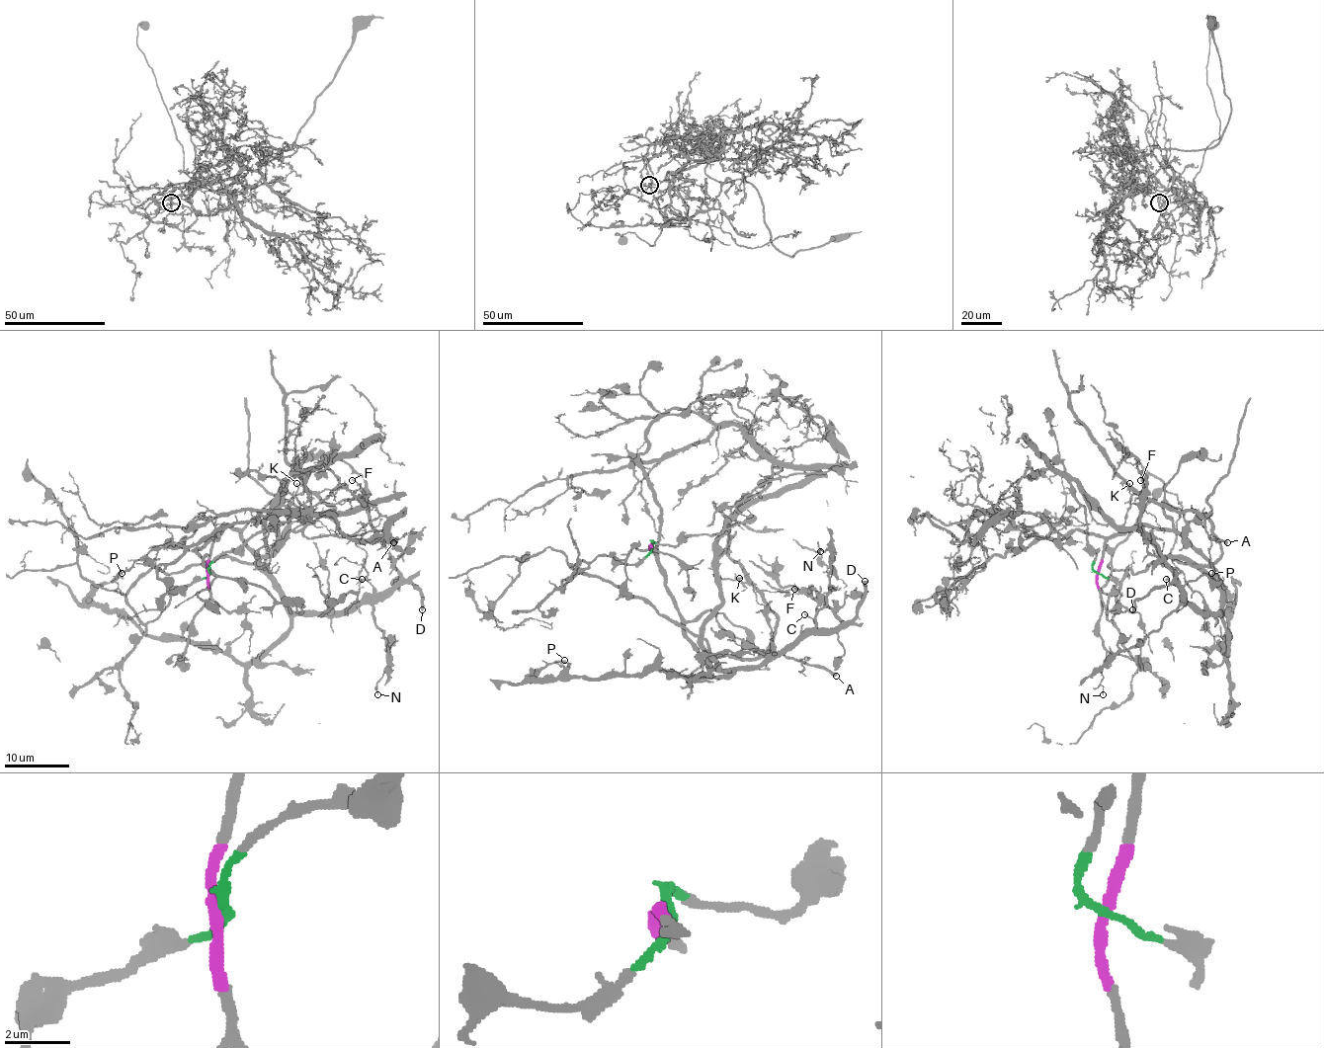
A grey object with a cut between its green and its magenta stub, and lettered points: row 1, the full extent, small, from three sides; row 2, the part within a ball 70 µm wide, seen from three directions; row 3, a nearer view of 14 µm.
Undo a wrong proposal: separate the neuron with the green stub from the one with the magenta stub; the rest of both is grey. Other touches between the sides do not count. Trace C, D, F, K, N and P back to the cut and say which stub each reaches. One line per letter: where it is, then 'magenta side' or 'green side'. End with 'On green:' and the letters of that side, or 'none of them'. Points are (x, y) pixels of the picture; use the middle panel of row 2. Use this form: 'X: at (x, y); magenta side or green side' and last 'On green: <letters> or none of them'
C: at (804, 614); magenta side
D: at (865, 581); magenta side
F: at (794, 589); green side
K: at (739, 578); green side
N: at (820, 551); magenta side
P: at (564, 660); magenta side
On green: F, K

